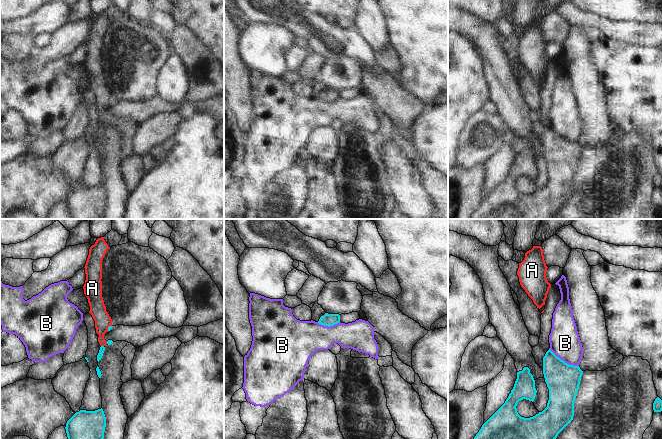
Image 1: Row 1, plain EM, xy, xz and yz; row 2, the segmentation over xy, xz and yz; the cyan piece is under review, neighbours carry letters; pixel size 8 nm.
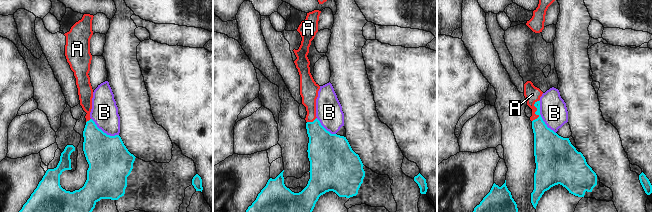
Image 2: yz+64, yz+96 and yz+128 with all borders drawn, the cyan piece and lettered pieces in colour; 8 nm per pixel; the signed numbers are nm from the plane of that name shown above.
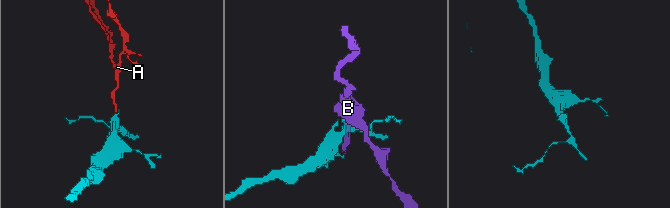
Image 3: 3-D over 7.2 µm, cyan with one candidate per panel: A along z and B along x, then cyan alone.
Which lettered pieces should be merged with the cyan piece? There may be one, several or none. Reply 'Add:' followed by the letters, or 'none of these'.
Add: A

